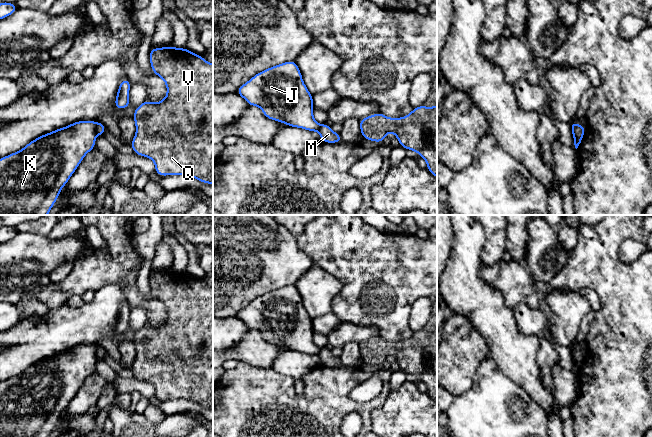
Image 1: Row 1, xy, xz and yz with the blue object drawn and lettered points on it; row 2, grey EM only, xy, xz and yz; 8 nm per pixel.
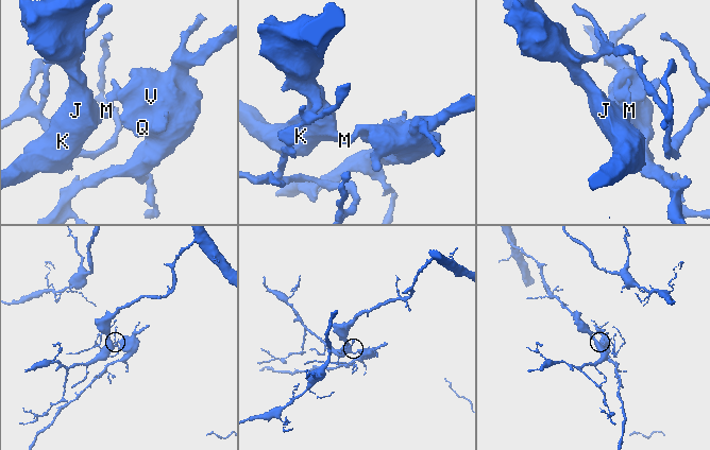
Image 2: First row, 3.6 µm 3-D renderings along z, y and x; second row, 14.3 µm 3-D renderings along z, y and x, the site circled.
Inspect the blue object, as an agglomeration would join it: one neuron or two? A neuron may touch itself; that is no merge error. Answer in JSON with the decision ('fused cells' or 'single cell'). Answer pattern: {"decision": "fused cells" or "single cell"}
{"decision": "fused cells"}

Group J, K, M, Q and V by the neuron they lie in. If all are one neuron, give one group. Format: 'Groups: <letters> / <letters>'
Groups: J K / M Q V

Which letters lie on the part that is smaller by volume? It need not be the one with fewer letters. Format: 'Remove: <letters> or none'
Remove: M, Q, V

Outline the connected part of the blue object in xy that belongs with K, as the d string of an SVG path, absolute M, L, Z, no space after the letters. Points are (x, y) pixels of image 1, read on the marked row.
M86 120L74 122L0 158L0 215L47 215L85 155L96 148L96 124Z

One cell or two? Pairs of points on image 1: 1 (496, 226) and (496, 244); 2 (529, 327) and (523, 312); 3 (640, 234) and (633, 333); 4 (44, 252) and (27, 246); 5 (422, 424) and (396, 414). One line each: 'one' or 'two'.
1: one
2: one
3: one
4: one
5: one

